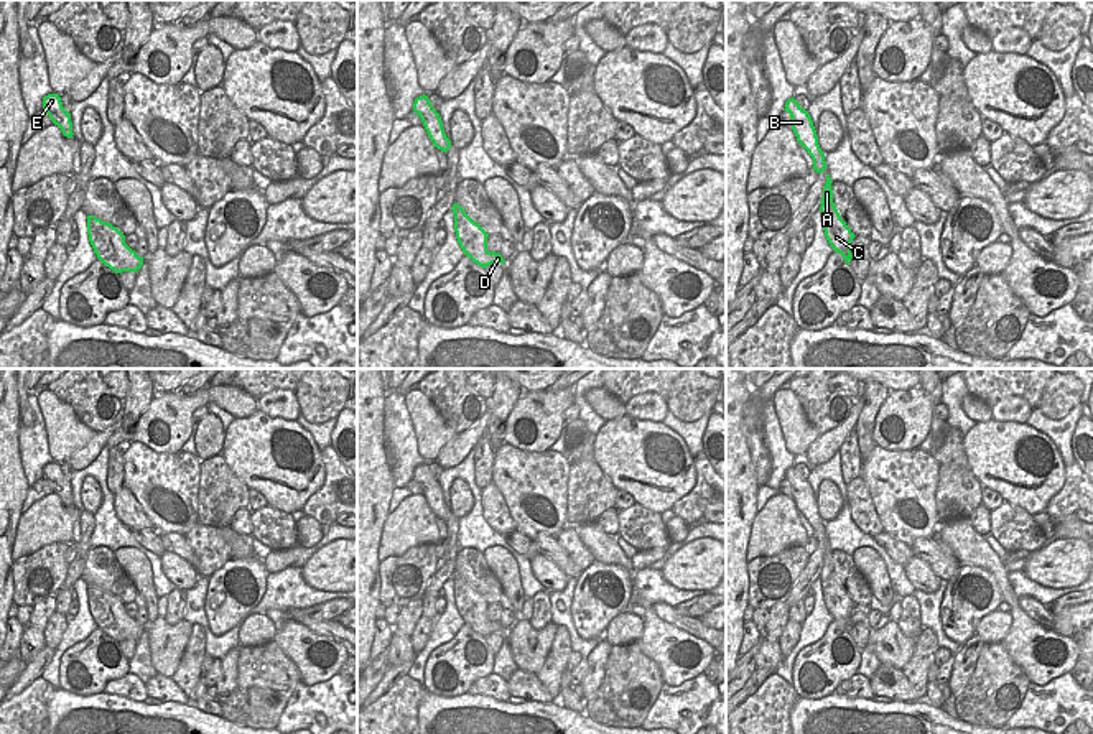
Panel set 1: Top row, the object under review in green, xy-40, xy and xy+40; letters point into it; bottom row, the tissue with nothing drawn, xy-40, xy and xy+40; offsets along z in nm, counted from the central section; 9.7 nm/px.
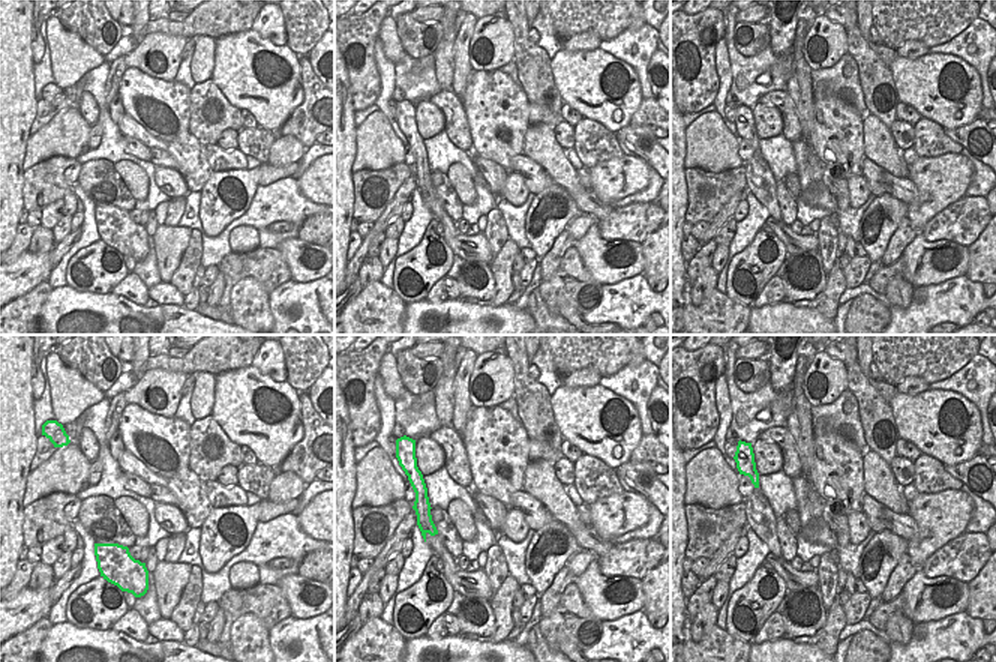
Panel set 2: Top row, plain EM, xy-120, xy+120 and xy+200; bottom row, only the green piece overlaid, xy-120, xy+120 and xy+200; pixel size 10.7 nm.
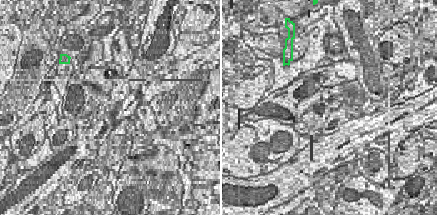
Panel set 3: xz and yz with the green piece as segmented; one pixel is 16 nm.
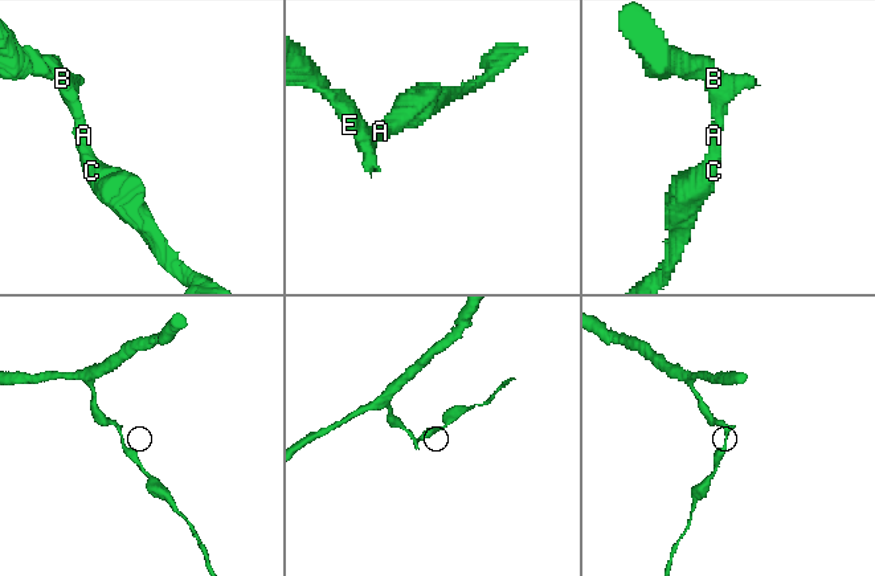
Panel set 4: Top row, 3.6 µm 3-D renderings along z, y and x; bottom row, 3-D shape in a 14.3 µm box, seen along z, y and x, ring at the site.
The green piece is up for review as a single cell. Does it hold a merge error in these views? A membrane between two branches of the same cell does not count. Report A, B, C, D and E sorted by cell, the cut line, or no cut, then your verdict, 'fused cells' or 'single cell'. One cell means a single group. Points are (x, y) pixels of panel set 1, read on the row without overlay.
A B C D E; no cut; single cell

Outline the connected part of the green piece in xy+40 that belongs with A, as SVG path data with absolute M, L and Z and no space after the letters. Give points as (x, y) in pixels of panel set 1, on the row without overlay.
M826 543L826 553L823 555L823 566L821 566L821 592L825 599L825 606L828 612L838 620L844 630L849 634L851 624L851 611L856 606L846 591L841 588L835 571L833 571L833 558L831 558L830 543Z

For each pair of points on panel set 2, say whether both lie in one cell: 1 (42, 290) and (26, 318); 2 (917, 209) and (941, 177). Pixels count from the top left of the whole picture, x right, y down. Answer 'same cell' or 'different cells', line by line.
1: same cell
2: same cell

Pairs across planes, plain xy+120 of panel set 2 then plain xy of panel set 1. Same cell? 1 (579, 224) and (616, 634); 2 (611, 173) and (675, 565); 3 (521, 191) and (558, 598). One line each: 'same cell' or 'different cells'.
1: same cell
2: same cell
3: different cells

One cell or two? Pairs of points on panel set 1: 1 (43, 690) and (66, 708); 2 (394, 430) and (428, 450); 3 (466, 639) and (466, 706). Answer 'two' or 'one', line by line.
1: two
2: two
3: two

